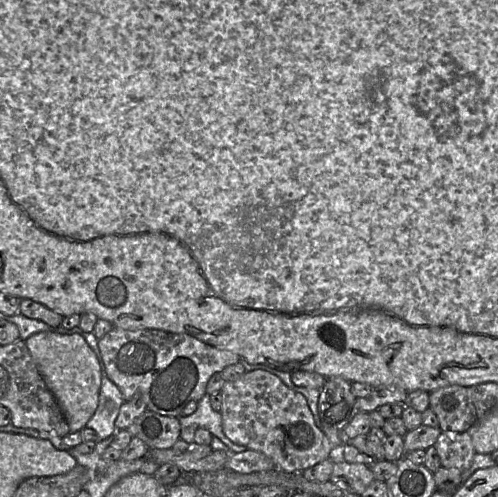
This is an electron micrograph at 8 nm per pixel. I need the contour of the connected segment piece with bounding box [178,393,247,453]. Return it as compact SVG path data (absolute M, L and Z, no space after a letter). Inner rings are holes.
M205 394L198 402L198 409L190 416L179 416L181 425L180 439L188 444L194 443L194 435L197 429L204 428L218 437L233 453L247 450L245 446L232 442L222 430L222 415L211 407L210 394Z

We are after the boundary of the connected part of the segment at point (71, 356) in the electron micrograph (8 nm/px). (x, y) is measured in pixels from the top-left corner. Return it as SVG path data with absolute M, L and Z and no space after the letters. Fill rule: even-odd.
M38 332L26 340L31 357L56 399L70 432L80 432L94 415L101 388L101 367L92 348L79 334Z

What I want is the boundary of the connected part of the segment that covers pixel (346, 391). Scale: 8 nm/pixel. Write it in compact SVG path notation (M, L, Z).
M340 377L326 379L318 401L322 430L343 431L351 420L356 397L352 393L350 382Z

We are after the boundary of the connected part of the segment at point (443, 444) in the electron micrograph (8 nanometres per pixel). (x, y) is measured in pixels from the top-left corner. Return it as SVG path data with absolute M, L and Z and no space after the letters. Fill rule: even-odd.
M441 431L434 447L441 466L465 472L470 468L475 455L472 439L467 432L445 433Z

